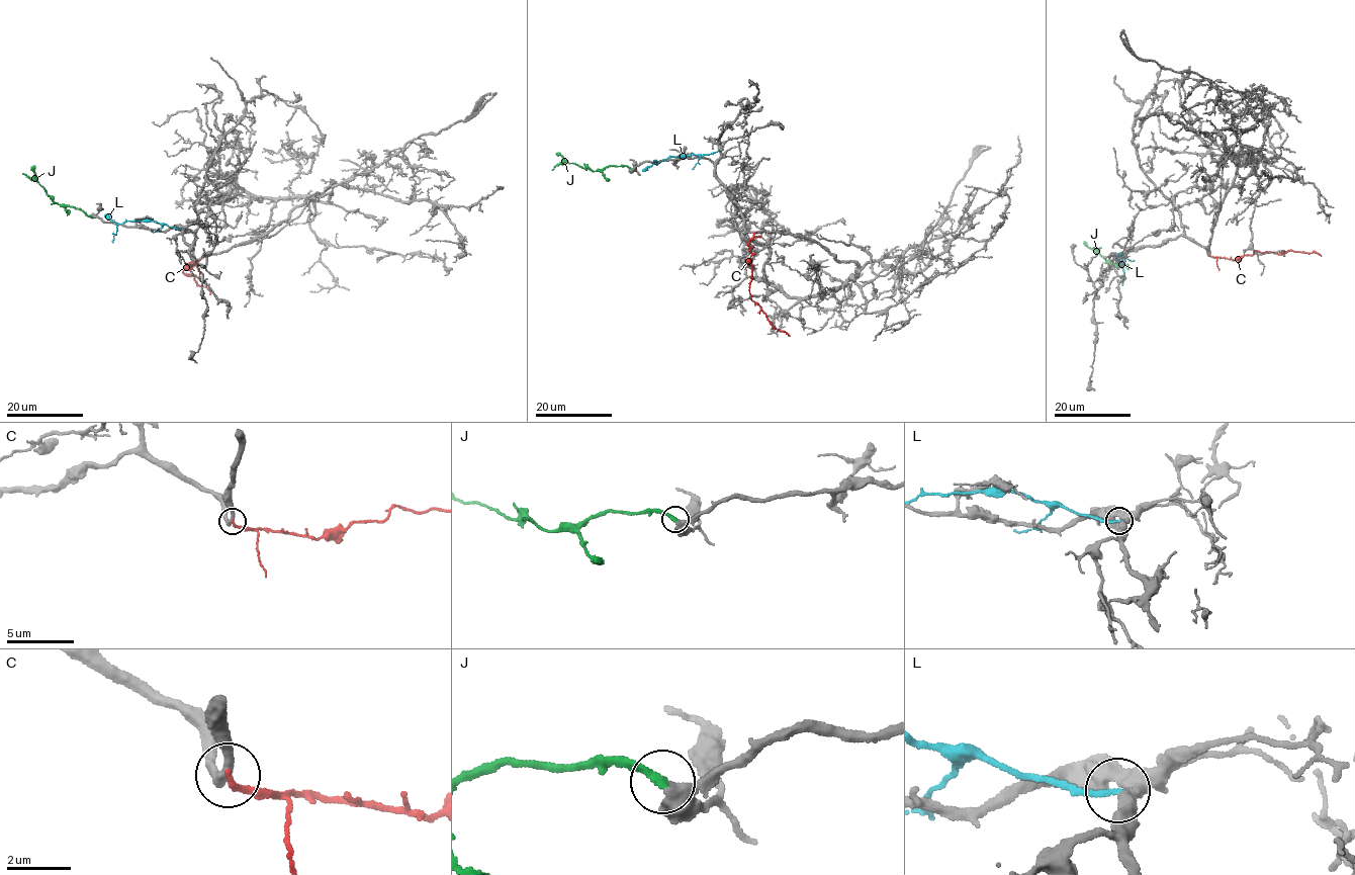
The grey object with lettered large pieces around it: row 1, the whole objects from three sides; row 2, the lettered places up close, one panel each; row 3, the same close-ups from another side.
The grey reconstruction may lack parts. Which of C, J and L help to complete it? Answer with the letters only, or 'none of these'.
J

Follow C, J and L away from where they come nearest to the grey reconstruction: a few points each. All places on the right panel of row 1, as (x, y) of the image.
C: (1209, 255), (1237, 260), (1255, 251), (1282, 254), (1314, 251), (1321, 256)
J: (1120, 267), (1110, 263), (1083, 241)
L: (1120, 253), (1115, 259), (1124, 275), (1121, 285)

